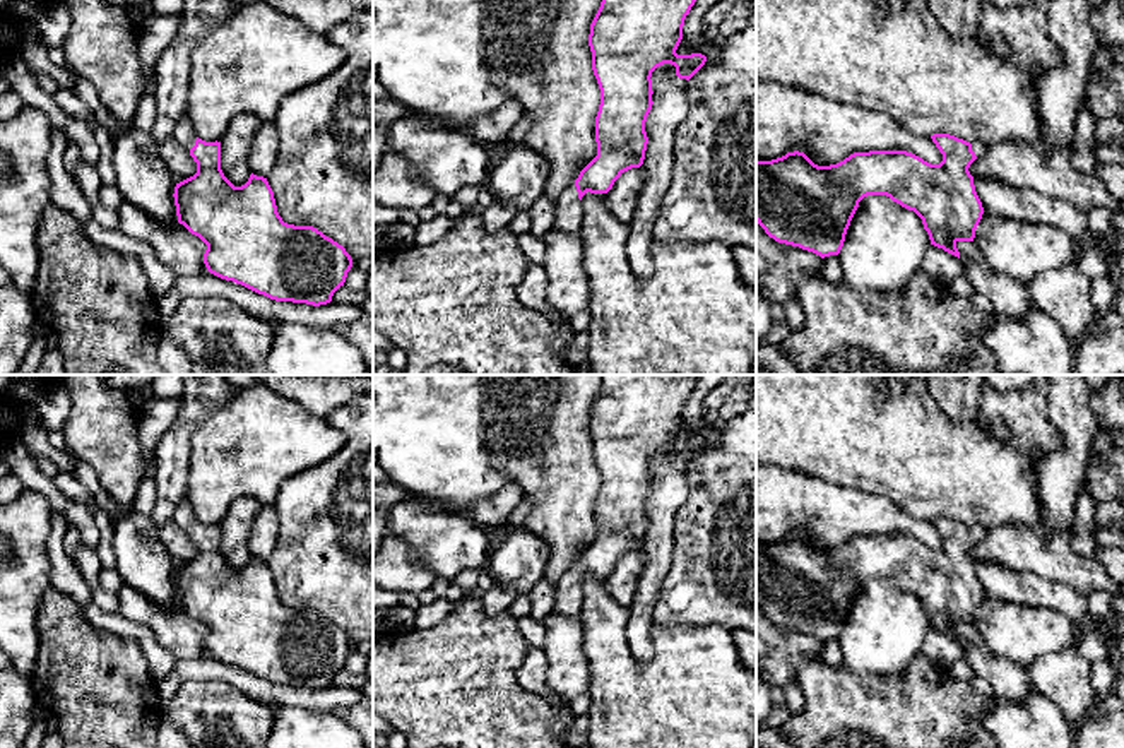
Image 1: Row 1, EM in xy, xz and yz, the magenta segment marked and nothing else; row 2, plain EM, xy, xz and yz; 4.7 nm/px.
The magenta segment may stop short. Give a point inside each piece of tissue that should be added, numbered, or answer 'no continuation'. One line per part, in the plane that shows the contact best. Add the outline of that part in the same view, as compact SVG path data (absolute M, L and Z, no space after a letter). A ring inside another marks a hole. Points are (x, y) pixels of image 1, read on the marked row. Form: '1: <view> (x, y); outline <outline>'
1: xz (568, 211); outline M575 183L561 195L556 204L554 229L578 233L583 221L583 209Z

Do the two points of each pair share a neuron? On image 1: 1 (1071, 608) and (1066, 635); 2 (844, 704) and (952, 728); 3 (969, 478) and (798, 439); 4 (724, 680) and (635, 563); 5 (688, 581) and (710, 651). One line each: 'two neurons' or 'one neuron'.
1: two neurons
2: one neuron
3: one neuron
4: two neurons
5: two neurons

